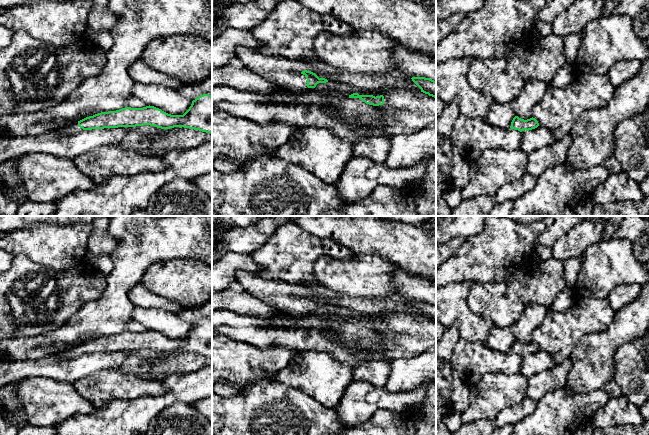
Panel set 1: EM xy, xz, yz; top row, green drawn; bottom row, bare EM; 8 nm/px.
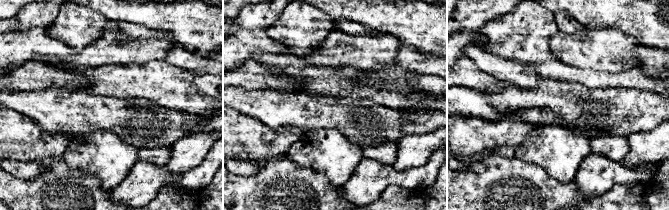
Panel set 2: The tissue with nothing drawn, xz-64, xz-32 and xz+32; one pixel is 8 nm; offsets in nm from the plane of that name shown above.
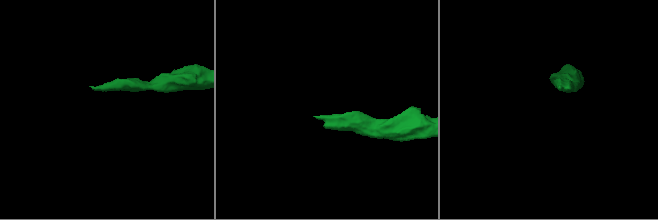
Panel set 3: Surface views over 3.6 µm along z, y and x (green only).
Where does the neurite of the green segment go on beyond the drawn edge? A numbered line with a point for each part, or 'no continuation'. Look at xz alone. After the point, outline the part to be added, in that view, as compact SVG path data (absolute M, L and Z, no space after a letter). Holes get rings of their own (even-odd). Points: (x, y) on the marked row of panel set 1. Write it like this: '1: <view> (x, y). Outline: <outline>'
1: xz (286, 73). Outline: M238 48L236 58L249 70L284 89L296 92L308 89L306 76L301 73L305 66L298 61L266 56L249 48Z

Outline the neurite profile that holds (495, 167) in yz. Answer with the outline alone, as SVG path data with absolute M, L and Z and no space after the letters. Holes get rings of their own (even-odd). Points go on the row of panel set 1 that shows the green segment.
M486 150L470 164L470 180L461 190L461 197L495 196L505 183L519 181L527 172L528 154L525 151Z

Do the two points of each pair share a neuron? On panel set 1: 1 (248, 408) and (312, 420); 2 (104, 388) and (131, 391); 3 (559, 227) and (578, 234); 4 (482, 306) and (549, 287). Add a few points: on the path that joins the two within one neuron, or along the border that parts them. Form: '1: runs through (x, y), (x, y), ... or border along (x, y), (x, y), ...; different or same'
1: runs through (264, 420), (296, 420); same
2: runs through (111, 388), (124, 388); same
3: border along (574, 226), (552, 246); different
4: runs through (499, 300), (507, 300), (522, 287), (532, 287); same

